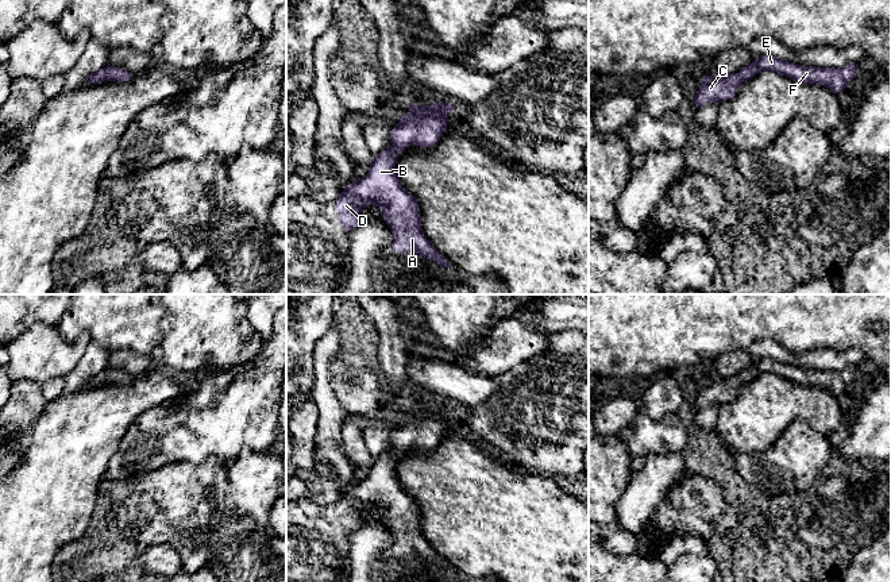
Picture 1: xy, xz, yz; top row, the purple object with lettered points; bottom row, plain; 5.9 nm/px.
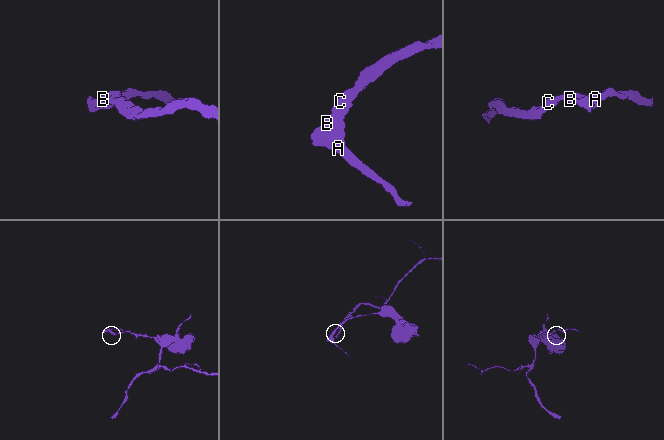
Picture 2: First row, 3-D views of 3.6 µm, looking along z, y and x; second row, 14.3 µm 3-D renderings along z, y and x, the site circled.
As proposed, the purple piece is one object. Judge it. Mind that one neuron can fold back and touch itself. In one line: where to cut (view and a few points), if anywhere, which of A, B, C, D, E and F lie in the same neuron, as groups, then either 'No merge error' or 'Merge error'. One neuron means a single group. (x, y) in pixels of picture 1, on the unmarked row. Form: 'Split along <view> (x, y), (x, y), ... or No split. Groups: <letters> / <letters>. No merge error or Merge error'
No split. Groups: A B C D E F. No merge error

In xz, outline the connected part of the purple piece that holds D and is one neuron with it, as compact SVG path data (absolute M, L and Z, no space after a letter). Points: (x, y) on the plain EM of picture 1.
M439 404L433 408L412 406L410 412L400 420L398 427L392 432L390 440L393 447L377 456L369 475L363 481L346 489L340 500L335 504L338 519L346 533L355 532L362 524L362 512L367 506L373 506L381 510L383 521L392 532L392 551L396 555L416 555L440 568L452 570L451 564L441 558L424 537L418 505L416 500L402 489L396 471L398 458L410 447L433 450L439 446L443 435L447 433L450 416L454 416L454 408Z

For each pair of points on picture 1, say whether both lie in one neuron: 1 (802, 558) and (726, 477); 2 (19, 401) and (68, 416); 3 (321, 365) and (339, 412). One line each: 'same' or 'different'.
1: same
2: different
3: same

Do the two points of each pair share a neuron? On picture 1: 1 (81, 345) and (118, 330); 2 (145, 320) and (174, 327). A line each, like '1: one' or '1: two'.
1: two
2: two

